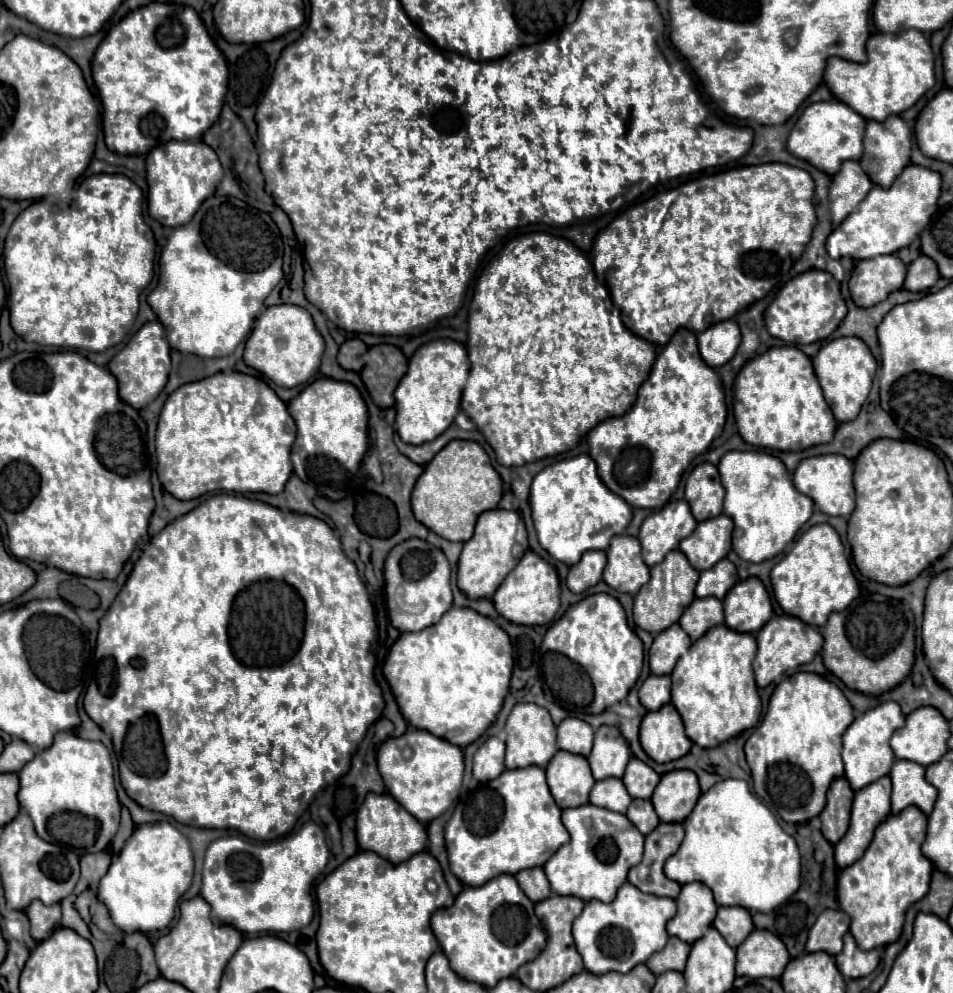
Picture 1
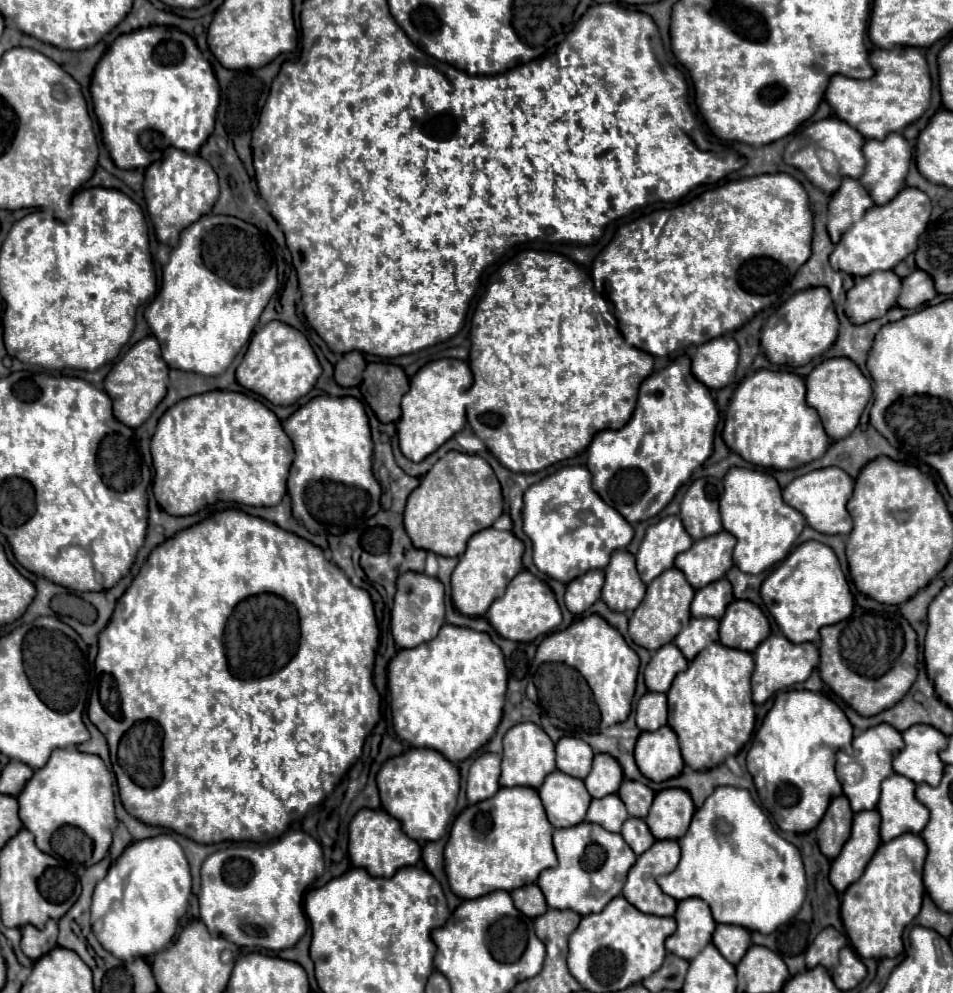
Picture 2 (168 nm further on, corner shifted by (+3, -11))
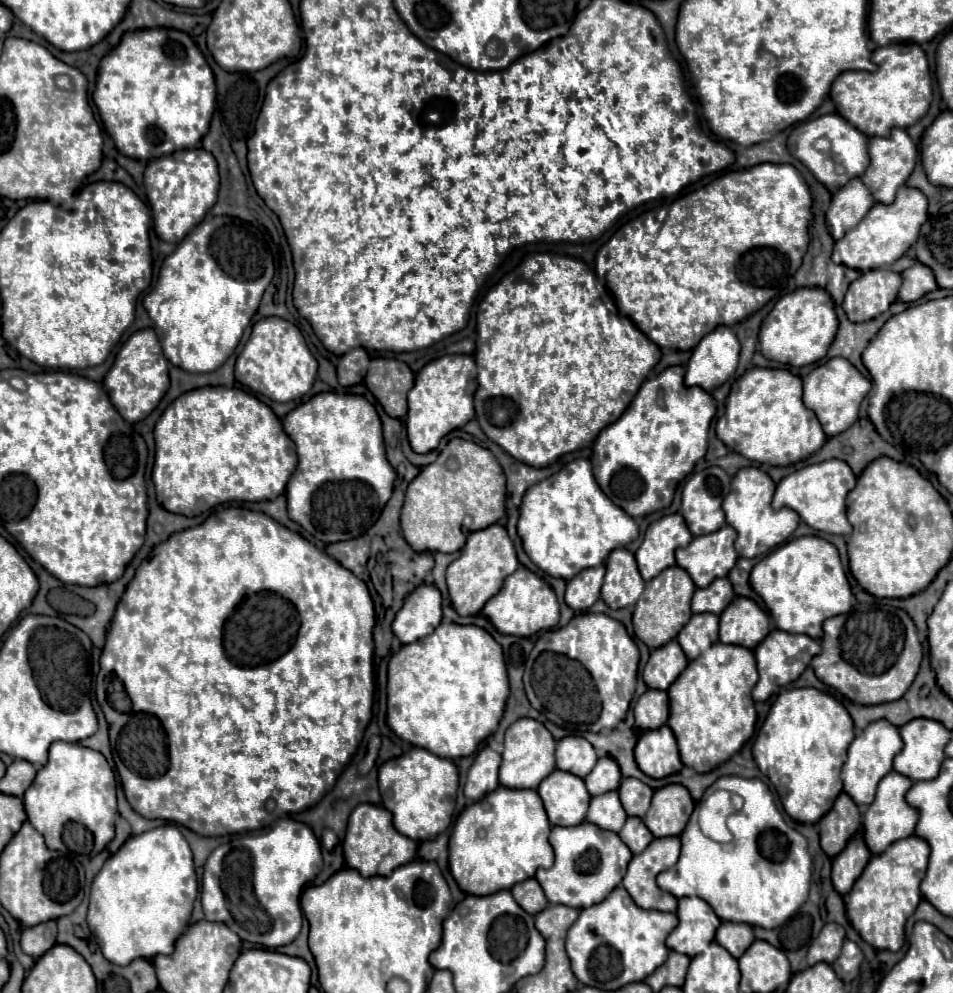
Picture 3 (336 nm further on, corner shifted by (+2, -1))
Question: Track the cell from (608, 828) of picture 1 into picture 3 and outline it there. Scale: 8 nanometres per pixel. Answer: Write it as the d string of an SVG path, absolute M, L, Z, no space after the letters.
M592 823L552 827L550 845L554 849L554 865L550 869L538 869L536 881L540 881L540 887L552 905L568 905L574 909L586 909L604 901L604 897L622 883L628 861L632 859L630 849L616 833L602 831Z

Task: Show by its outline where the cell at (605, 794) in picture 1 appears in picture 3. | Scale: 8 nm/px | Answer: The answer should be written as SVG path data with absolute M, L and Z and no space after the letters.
M616 791L592 797L590 809L586 815L588 823L594 823L596 827L600 827L604 831L618 833L626 819L628 819L628 815L624 813L624 807L620 805L620 797Z

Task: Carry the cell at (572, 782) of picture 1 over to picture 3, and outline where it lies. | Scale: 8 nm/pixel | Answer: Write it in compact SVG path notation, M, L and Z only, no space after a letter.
M552 771L538 787L550 825L580 825L586 819L590 793L584 781L566 771Z

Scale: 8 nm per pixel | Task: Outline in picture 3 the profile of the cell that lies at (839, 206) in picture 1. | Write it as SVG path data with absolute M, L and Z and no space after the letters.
M858 177L848 181L832 195L830 207L826 211L826 225L830 235L839 240L848 229L854 229L862 221L872 205L874 199L868 187Z

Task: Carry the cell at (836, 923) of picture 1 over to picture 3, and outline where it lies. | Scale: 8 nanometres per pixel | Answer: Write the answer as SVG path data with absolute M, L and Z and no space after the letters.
M826 923L820 935L814 938L807 951L808 965L816 965L820 961L832 963L840 955L844 943L844 929L838 923Z

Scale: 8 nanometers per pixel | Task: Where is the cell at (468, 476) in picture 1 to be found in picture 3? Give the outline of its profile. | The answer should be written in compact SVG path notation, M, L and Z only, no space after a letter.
M452 439L438 459L412 479L402 507L402 533L416 553L454 553L466 543L466 533L486 529L504 517L506 477L496 457L474 441Z

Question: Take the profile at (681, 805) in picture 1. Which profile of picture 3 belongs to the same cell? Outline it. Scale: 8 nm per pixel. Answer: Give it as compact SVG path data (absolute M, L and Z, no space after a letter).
M666 785L654 791L652 805L644 817L654 837L676 837L684 831L690 815L694 811L694 801L686 787Z

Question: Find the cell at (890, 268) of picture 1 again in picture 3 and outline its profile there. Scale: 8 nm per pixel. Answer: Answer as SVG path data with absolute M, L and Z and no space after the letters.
M874 269L850 283L842 303L846 315L854 323L870 321L898 299L900 273L892 269Z

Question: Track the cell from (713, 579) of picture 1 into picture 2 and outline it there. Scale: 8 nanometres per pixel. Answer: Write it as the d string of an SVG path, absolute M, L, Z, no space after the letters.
M723 577L719 581L709 583L707 587L695 591L695 597L691 603L691 615L721 619L731 601L733 601L733 587L731 587L729 579Z

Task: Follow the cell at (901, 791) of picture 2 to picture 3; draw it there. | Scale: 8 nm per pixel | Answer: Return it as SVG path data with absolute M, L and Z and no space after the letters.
M890 771L878 783L876 799L868 807L868 811L864 813L864 821L862 821L862 835L864 835L864 841L866 841L872 855L884 853L884 849L888 849L888 845L892 845L892 841L900 841L900 837L914 835L914 827L916 827L916 821L918 821L918 811L914 807L910 807L904 799L904 795L910 787L912 787L912 781L908 777L896 773L896 771Z

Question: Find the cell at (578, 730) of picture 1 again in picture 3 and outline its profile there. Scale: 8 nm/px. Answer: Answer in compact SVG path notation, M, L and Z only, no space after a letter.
M564 737L556 745L556 767L578 777L586 777L598 761L596 751L584 737Z

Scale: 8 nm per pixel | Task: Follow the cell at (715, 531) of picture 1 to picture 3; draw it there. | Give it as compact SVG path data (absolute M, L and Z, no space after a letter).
M724 525L710 535L694 537L688 547L676 549L676 565L688 571L694 585L702 589L716 577L726 577L728 571L736 565L736 537L738 533L730 525Z

